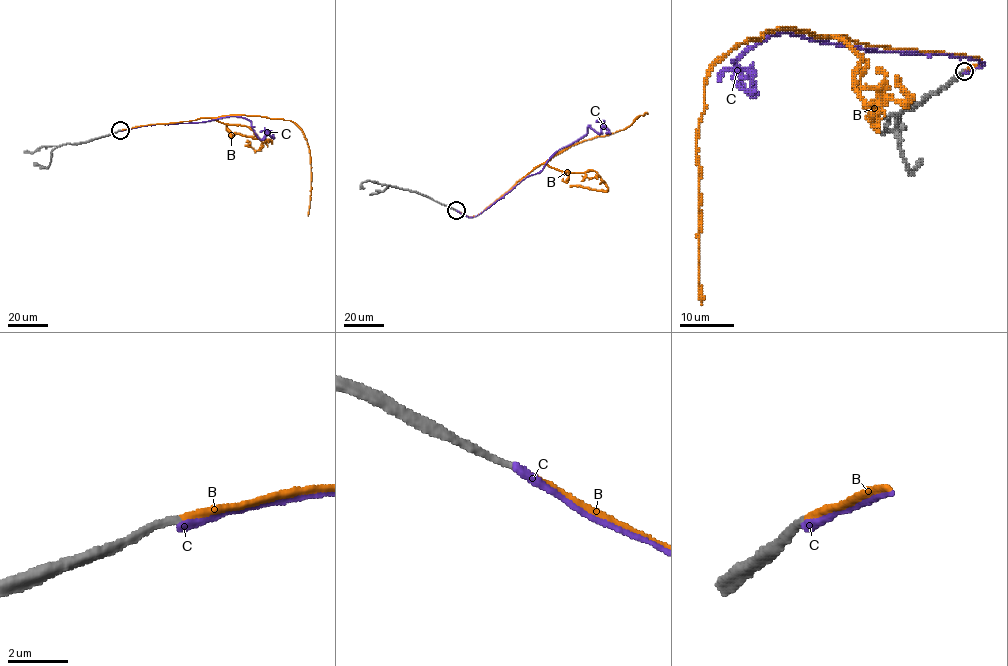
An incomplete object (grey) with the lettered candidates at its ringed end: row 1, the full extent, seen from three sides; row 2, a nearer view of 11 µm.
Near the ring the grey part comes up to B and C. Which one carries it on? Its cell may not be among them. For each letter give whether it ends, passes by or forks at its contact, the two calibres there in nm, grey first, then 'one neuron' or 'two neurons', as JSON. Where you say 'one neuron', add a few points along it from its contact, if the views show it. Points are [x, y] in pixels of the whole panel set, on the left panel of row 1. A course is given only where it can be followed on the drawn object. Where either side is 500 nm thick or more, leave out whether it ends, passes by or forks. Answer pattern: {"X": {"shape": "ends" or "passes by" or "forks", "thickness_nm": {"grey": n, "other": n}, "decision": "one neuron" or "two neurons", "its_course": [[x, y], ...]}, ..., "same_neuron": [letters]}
{"B": {"shape": "ends", "thickness_nm": {"grey": 240, "other": 220}, "decision": "one neuron", "its_course": [[120, 130], [232, 115], [293, 121], [303, 132], [309, 151], [311, 193], [307, 215]]}, "C": {"shape": "ends", "thickness_nm": {"grey": 240, "other": 340}, "decision": "two neurons"}, "same_neuron": ["B"]}

